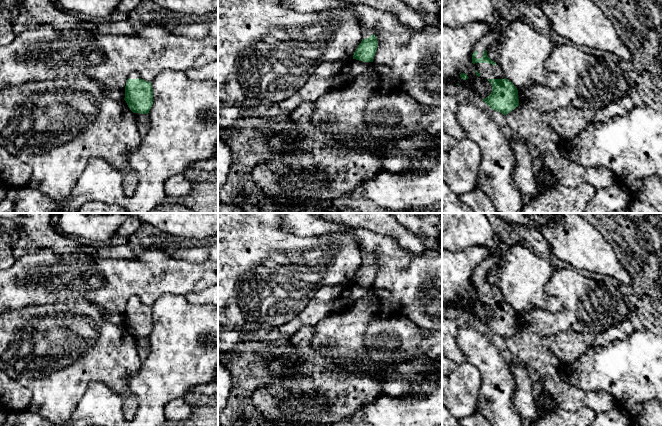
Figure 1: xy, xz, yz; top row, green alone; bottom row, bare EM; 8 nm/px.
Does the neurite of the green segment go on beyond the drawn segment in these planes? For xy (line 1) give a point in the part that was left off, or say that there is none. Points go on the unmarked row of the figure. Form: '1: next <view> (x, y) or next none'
1: next xy (134, 299)

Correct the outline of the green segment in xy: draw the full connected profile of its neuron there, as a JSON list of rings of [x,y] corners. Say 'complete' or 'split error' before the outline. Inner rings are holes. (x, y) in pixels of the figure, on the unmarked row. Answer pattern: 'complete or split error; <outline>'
split error; [[[133,296],[127,303],[124,324],[133,337],[148,338],[153,329],[151,306],[141,303]]]

